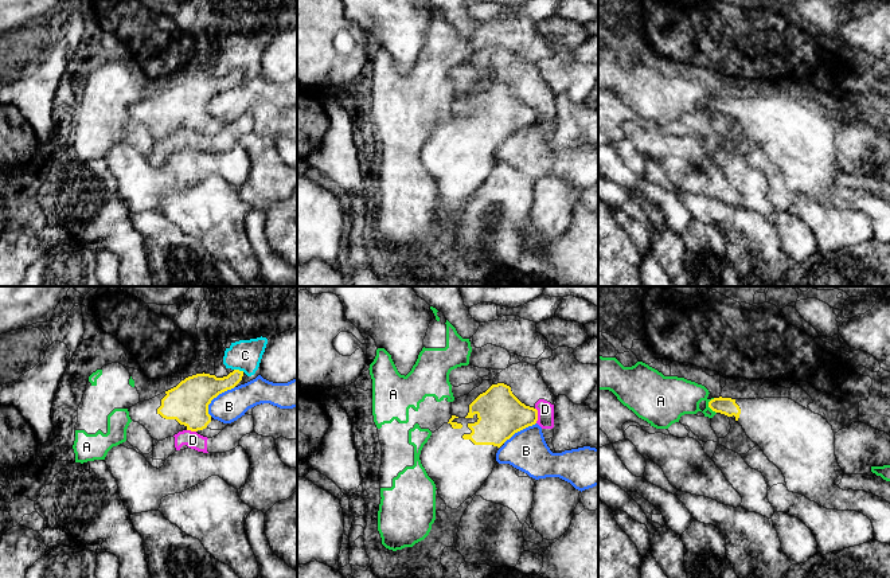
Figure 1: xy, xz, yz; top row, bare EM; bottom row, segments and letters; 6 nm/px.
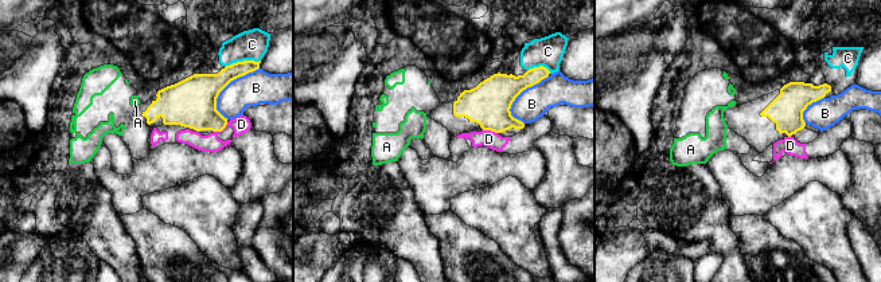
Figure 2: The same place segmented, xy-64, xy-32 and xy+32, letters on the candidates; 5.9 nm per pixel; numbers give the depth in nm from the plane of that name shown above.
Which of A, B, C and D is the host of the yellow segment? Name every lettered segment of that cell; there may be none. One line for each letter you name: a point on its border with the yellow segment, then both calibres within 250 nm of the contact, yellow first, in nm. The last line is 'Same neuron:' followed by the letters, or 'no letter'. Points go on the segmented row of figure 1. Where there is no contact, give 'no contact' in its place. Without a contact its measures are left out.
Same neuron: no letter

